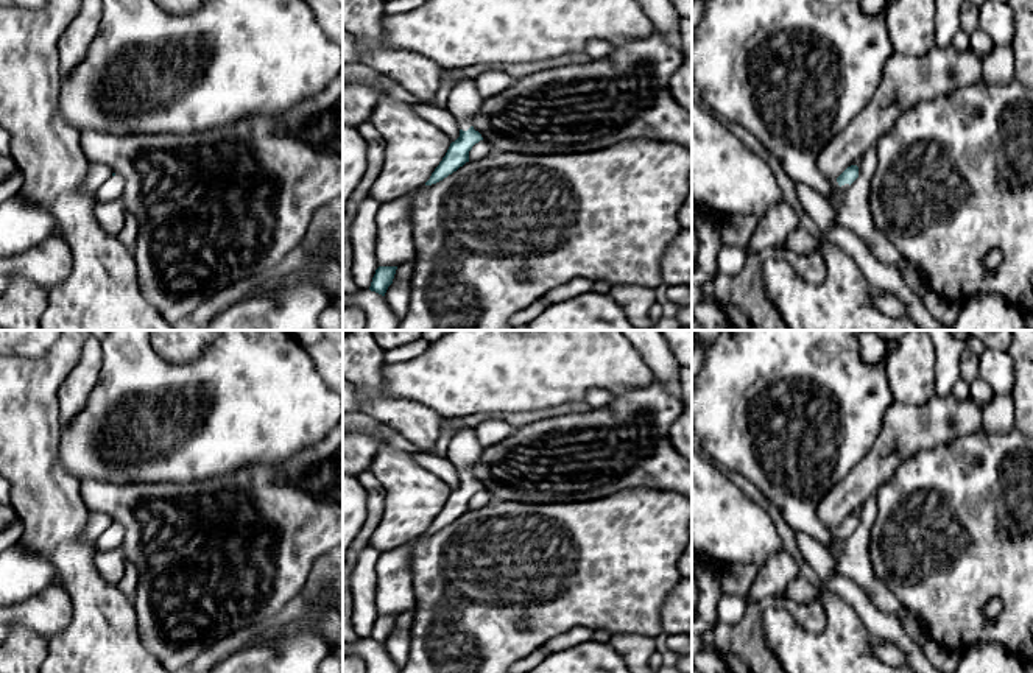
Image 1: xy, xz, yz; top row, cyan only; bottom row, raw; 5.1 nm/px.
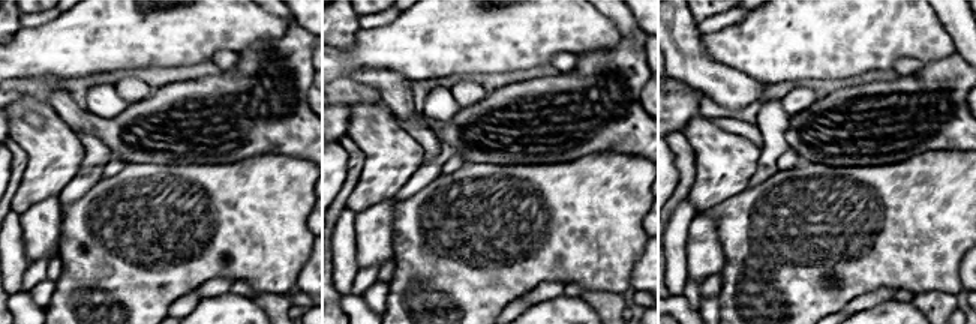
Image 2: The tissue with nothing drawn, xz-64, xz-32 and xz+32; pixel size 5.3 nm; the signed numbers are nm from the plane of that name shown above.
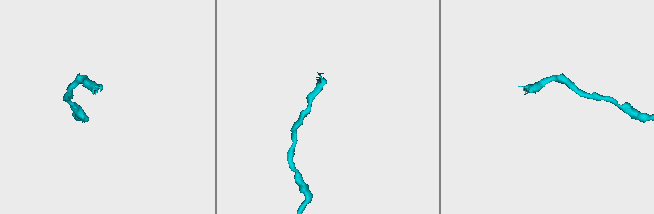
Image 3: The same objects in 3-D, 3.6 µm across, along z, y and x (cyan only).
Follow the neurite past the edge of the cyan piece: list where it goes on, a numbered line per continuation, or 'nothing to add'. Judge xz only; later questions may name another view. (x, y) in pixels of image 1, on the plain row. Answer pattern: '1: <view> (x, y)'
1: xz (463, 452)

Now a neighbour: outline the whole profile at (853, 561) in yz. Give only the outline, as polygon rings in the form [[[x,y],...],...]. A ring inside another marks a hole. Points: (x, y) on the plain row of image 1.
[[[876,494],[862,505],[857,516],[858,527],[844,539],[841,550],[832,553],[834,572],[860,586],[880,612],[896,615],[902,606],[874,575],[868,551],[871,527],[877,516]]]

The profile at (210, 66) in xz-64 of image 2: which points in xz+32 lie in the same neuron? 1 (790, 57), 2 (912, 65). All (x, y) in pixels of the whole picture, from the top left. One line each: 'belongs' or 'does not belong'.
1: does not belong
2: belongs

